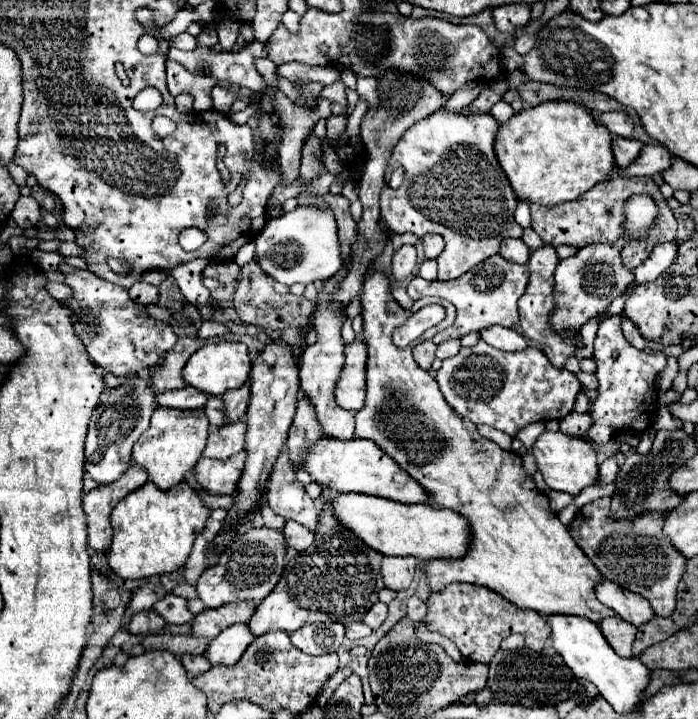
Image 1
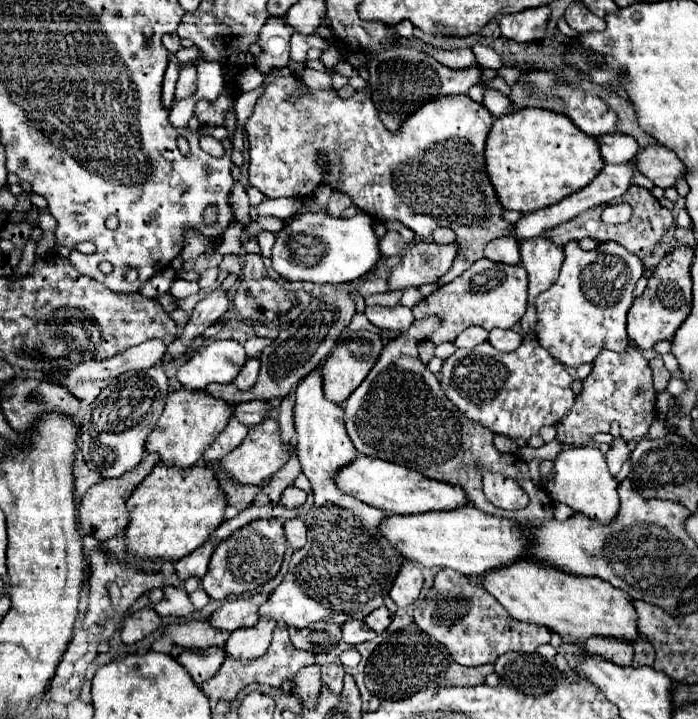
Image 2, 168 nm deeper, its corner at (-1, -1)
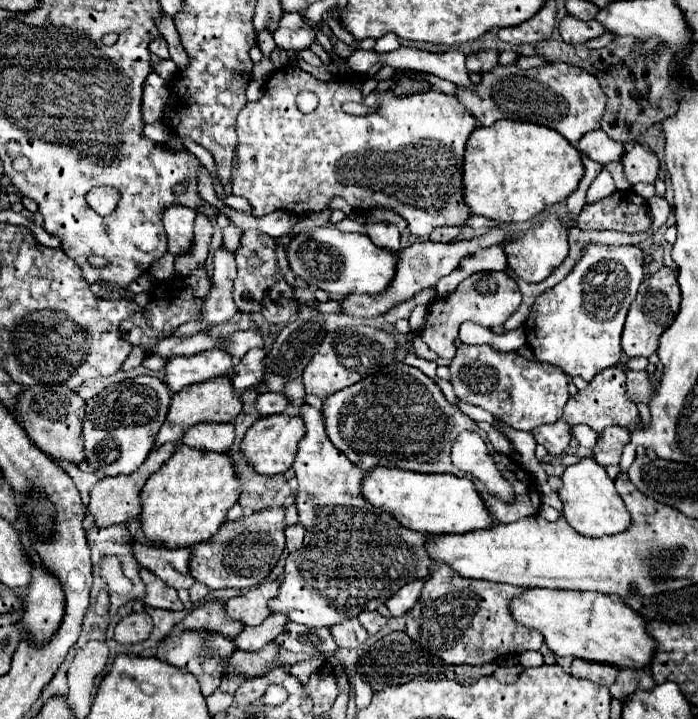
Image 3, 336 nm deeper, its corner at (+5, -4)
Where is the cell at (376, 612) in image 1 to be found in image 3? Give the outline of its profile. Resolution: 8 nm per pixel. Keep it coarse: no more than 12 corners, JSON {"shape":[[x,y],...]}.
{"shape":[[377,611],[359,613],[359,623],[369,635],[387,625]]}

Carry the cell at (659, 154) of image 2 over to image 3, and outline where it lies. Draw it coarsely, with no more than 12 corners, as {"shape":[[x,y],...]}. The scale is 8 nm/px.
{"shape":[[635,143],[621,163],[631,185],[655,183],[661,163],[647,145]]}

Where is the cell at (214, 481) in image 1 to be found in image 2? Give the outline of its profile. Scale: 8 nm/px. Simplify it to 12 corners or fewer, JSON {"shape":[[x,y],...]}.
{"shape":[[275,418],[253,426],[223,460],[239,484],[261,486],[293,446]]}

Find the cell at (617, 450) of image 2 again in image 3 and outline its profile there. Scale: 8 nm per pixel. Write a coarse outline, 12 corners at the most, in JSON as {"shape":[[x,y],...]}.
{"shape":[[607,427],[593,449],[599,465],[619,465],[629,431]]}

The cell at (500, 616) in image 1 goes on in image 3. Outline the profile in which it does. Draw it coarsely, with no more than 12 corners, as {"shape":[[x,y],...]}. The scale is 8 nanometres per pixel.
{"shape":[[437,565],[407,635],[449,665],[537,651],[515,585]]}

